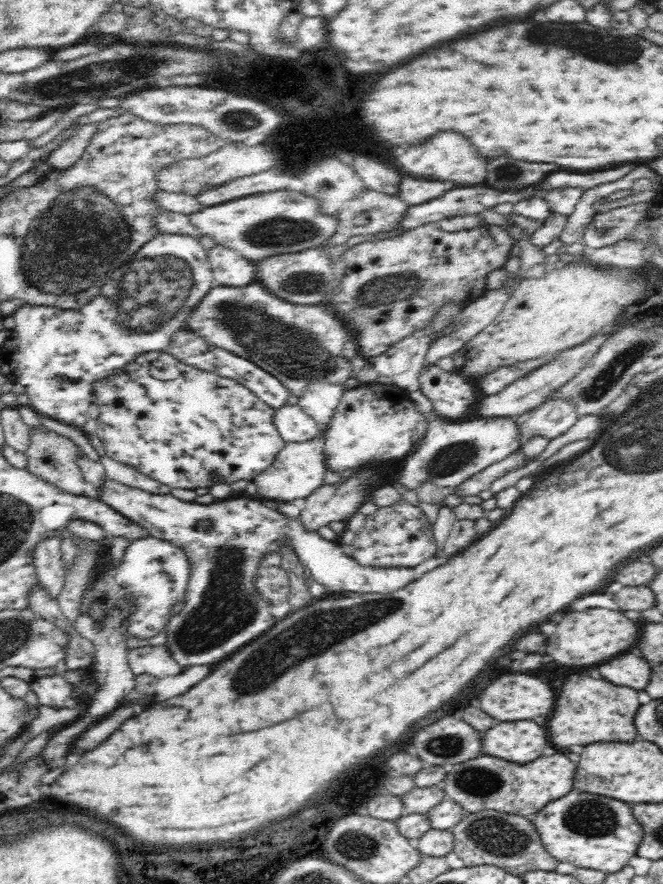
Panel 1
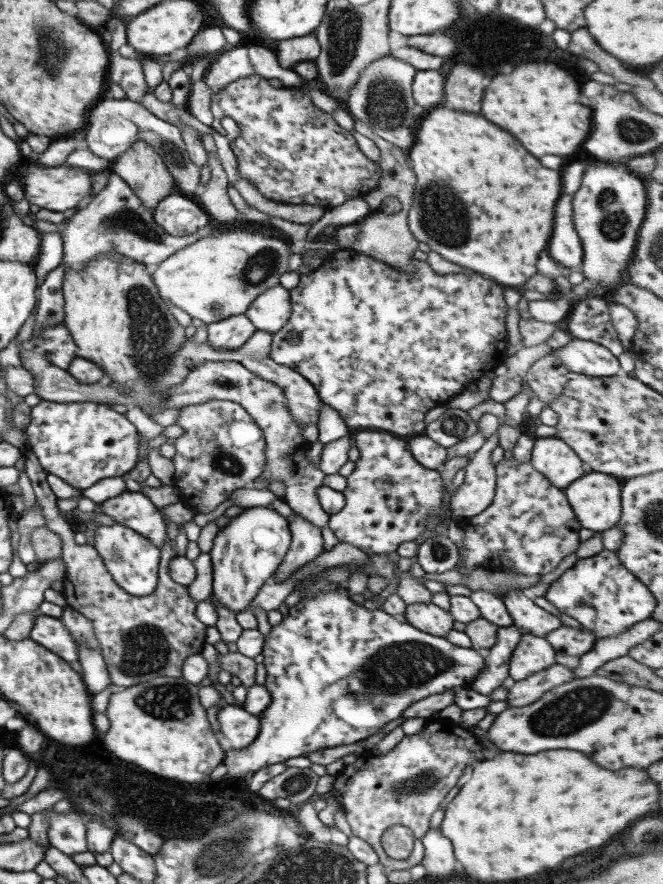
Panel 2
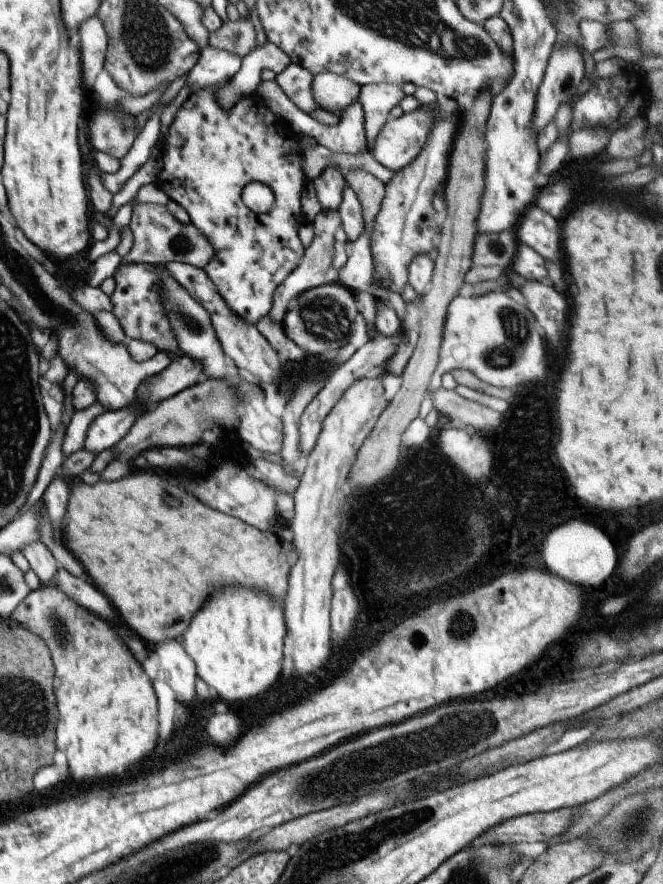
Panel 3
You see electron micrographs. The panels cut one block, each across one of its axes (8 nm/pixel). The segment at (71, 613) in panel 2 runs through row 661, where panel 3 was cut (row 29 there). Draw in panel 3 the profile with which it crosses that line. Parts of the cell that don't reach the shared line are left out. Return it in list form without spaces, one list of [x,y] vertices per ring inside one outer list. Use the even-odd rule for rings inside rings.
[[[97,14],[80,27],[80,47],[82,56],[82,80],[86,88],[92,88],[94,80],[105,68],[107,52],[107,35]]]

